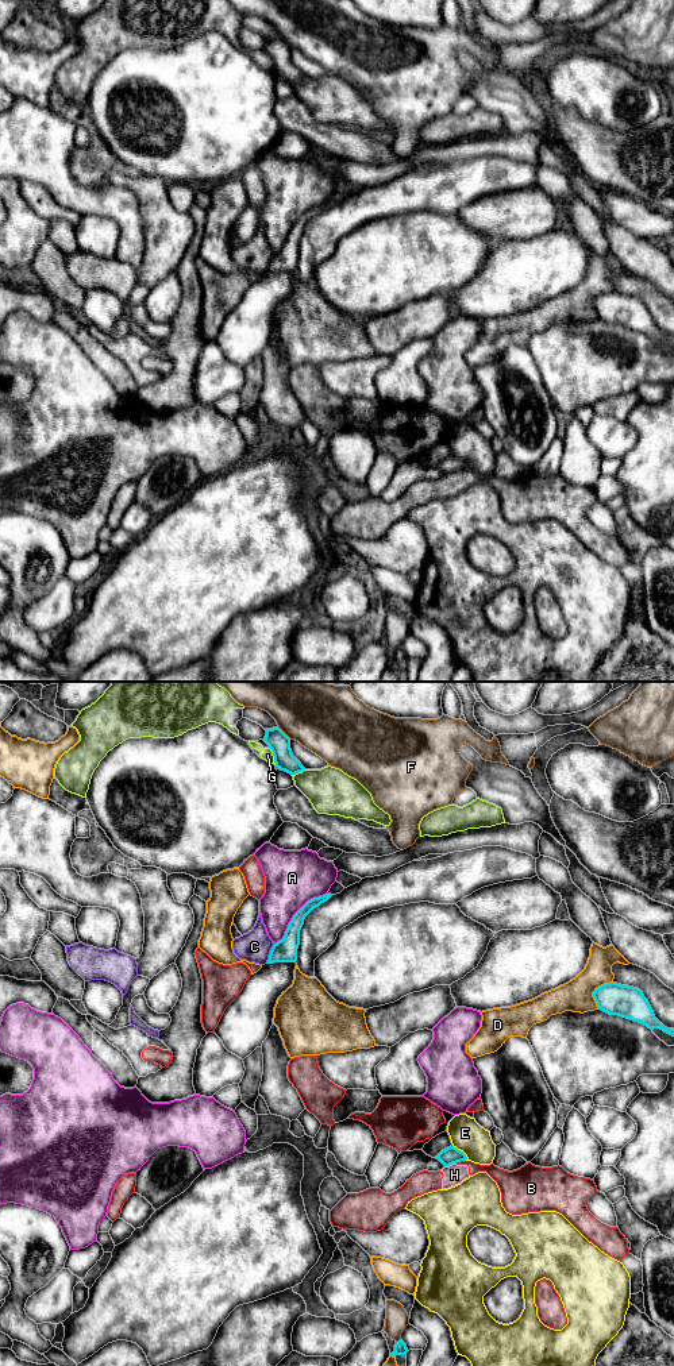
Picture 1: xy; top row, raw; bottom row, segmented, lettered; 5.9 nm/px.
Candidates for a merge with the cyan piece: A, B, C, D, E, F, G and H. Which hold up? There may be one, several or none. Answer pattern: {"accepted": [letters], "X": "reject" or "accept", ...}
{"accepted": [], "A": "reject", "B": "reject", "C": "reject", "D": "reject", "E": "reject", "F": "reject", "G": "reject", "H": "reject"}

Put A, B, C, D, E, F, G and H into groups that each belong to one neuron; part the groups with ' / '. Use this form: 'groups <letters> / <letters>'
groups A / B H / C / D / E / F / G

